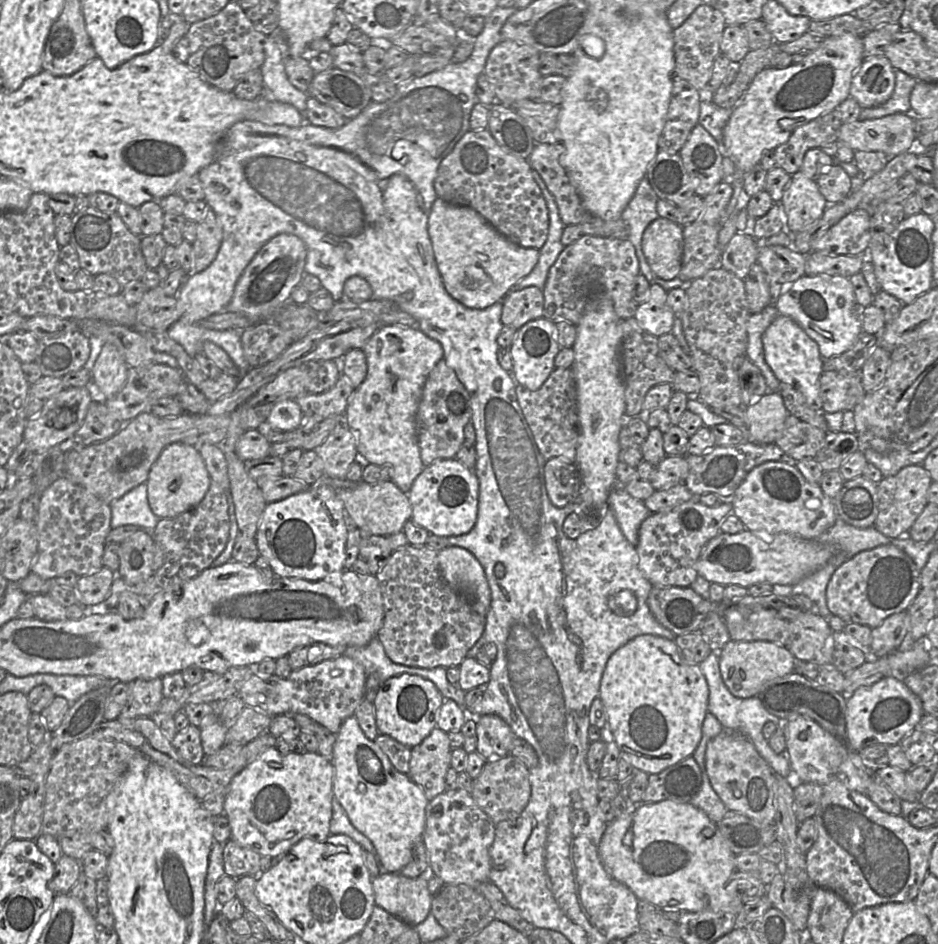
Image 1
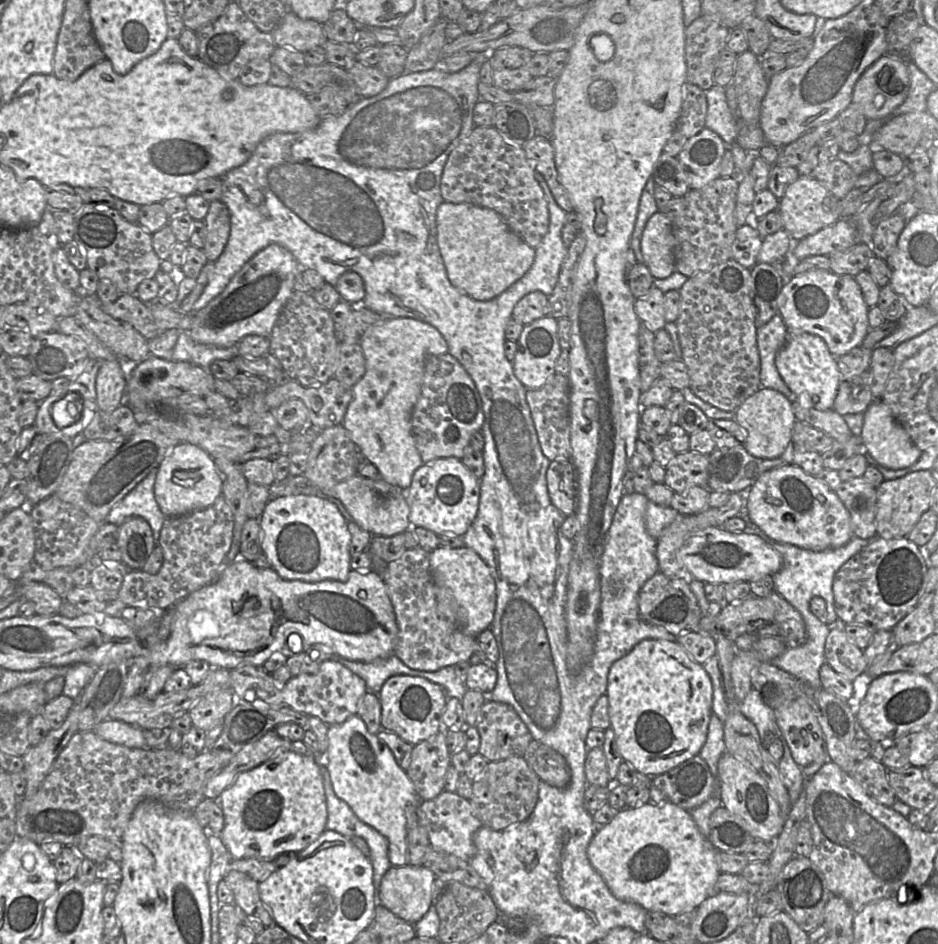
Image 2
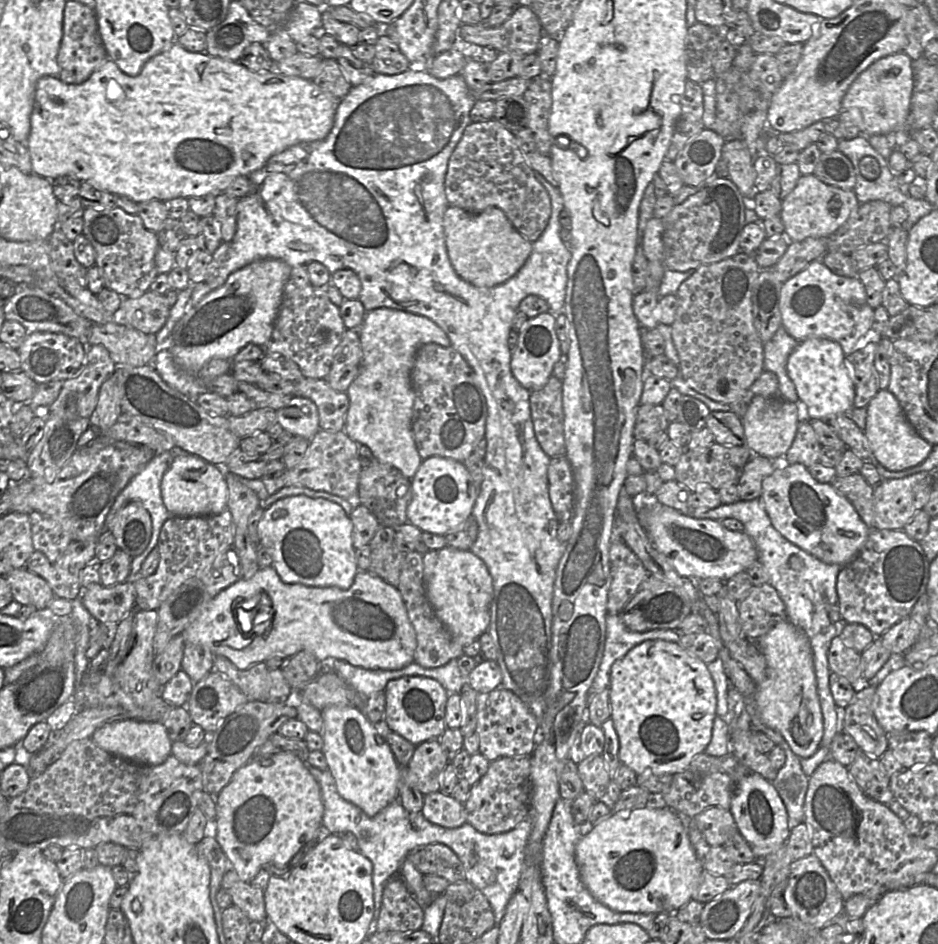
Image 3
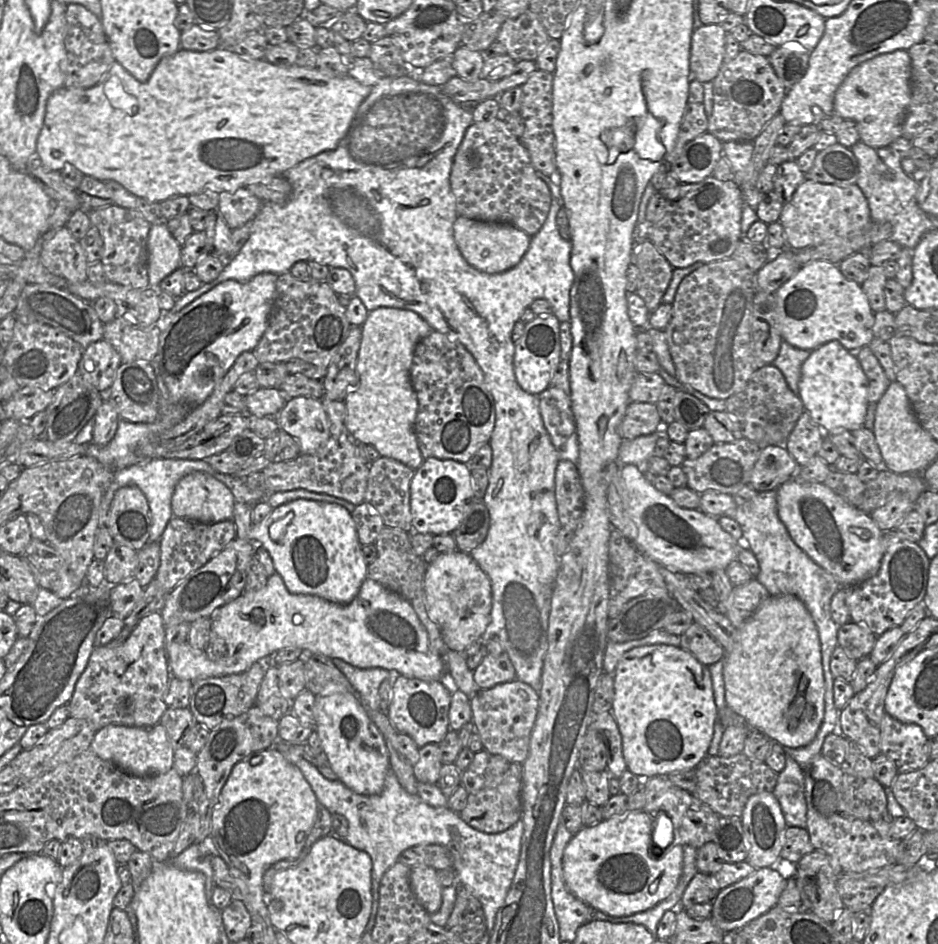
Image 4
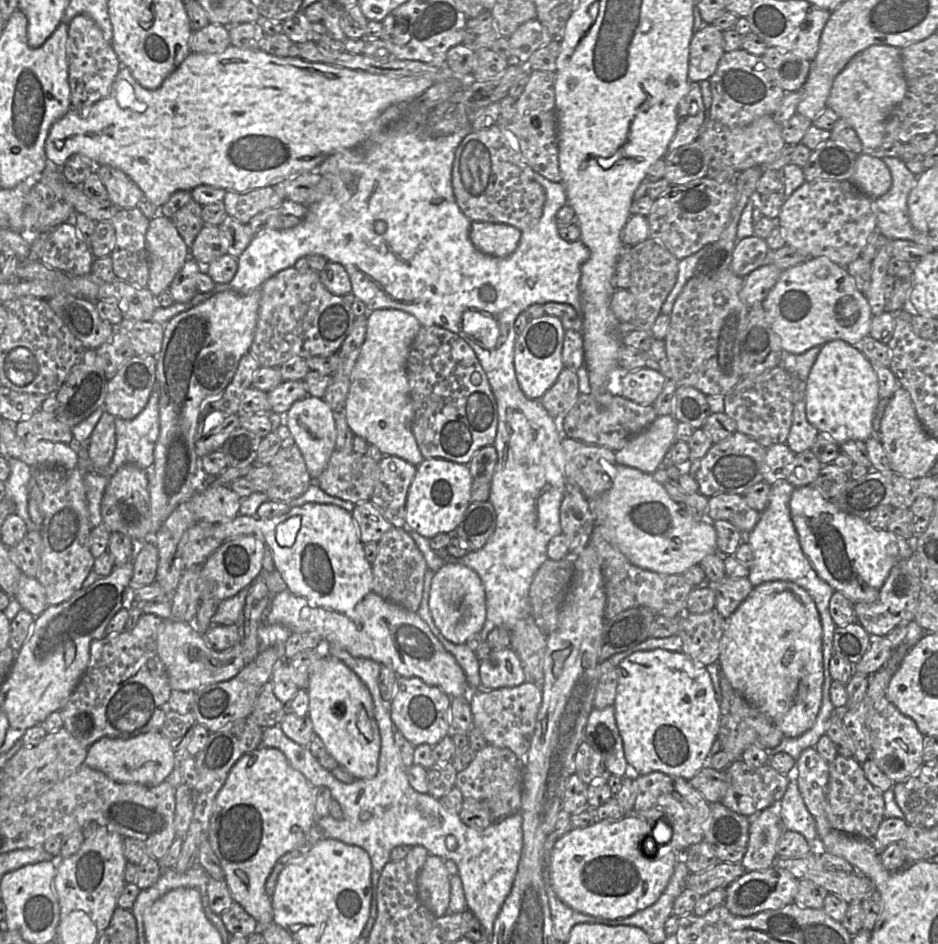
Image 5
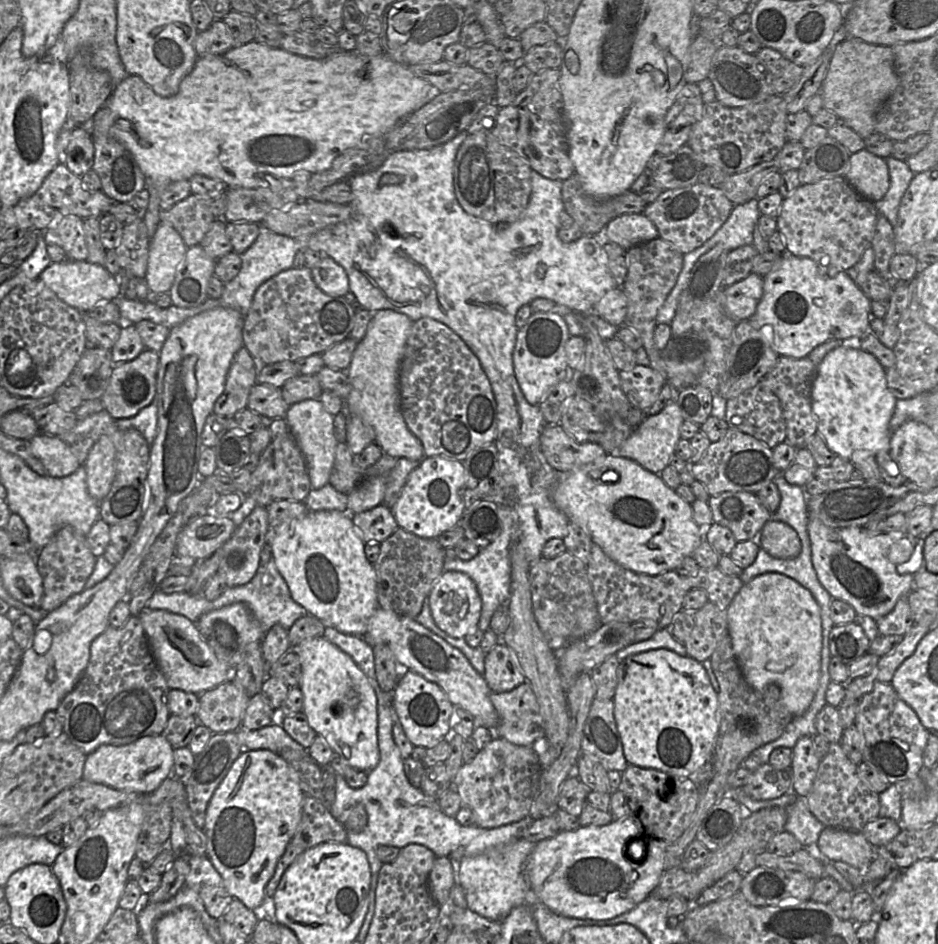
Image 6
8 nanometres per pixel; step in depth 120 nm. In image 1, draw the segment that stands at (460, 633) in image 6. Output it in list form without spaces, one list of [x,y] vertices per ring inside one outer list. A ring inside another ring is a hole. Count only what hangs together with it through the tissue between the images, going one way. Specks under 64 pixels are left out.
[[[449,545],[438,551],[437,559],[446,582],[468,599],[476,613],[486,617],[491,593],[479,561],[468,550]]]

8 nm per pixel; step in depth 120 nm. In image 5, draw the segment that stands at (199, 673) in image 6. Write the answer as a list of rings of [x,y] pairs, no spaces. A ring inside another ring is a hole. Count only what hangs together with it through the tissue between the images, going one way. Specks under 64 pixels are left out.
[[[173,619],[163,620],[158,627],[157,652],[172,690],[197,691],[208,685],[230,680],[246,665],[241,643],[224,651],[215,651],[209,647],[193,623]]]

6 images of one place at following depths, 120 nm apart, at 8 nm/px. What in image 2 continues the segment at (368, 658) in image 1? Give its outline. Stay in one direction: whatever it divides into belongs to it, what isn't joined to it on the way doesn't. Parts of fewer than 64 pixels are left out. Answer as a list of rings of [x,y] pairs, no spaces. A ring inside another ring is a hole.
[[[395,655],[385,659],[378,659],[372,663],[350,661],[342,657],[334,657],[329,660],[336,660],[347,667],[354,674],[362,678],[367,687],[367,692],[379,695],[385,681],[395,675],[409,675],[418,677],[420,670],[413,670],[407,667]]]

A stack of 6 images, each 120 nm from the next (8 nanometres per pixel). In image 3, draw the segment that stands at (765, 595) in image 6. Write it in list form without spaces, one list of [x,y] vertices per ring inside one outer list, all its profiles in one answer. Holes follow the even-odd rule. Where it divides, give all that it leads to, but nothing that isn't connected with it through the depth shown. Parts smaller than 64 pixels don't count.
[[[788,619],[754,641],[766,659],[766,678],[756,684],[752,704],[764,725],[778,732],[799,758],[813,755],[823,736],[813,654],[807,635]]]

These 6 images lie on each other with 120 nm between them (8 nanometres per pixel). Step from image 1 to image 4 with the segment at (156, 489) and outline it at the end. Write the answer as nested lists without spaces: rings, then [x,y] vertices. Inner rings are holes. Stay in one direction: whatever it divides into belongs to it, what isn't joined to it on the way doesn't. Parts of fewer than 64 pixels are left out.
[[[196,471],[176,484],[171,507],[175,517],[216,523],[232,519],[235,502],[225,484],[207,473]]]

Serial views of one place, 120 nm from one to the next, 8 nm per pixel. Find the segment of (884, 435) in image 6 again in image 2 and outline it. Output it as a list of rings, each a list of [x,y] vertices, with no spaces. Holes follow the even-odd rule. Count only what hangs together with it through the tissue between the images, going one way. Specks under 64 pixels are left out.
[[[789,332],[786,344],[775,358],[776,368],[803,407],[820,411],[833,410],[840,373],[836,358],[825,341],[817,335],[806,332]]]

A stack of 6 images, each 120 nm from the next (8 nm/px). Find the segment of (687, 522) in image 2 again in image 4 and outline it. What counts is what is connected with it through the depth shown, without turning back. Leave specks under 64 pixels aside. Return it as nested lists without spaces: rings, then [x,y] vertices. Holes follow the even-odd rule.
[[[784,445],[761,448],[749,484],[757,492],[776,490],[798,473],[799,466]]]

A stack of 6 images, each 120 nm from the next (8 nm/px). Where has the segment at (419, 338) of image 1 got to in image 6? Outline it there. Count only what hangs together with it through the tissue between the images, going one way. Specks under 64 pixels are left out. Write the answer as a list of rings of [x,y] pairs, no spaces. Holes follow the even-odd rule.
[[[391,309],[373,313],[365,337],[357,345],[347,375],[351,391],[345,400],[345,412],[359,417],[375,432],[375,443],[383,453],[395,458],[421,461],[424,449],[408,429],[400,406],[400,368],[413,322],[403,313]]]

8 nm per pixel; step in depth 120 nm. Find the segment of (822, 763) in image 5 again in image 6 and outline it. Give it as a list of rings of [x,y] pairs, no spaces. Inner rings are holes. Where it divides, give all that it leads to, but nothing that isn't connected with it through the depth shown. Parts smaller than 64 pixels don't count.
[[[801,737],[793,748],[792,790],[798,797],[805,797],[810,792],[821,761],[816,753],[813,738]]]

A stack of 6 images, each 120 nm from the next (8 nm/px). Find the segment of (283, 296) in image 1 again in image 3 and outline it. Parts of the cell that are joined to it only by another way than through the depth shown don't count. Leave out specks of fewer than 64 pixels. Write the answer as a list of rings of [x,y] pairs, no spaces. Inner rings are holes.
[[[269,258],[236,270],[222,286],[208,293],[195,306],[188,307],[161,347],[189,374],[197,374],[212,359],[232,360],[249,343],[264,348],[271,338],[291,269],[284,261]]]

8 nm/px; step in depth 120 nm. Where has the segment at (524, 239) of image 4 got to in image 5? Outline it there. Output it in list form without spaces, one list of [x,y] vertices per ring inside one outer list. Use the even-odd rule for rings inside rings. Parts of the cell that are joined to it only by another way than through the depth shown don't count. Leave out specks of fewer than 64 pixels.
[[[472,222],[469,236],[480,252],[505,258],[518,247],[521,231],[512,225],[503,223]]]

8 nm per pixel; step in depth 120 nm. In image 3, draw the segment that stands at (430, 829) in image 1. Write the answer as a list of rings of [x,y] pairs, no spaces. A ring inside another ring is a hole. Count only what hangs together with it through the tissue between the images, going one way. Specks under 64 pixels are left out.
[[[440,791],[424,796],[422,814],[430,823],[444,828],[458,828],[467,823],[464,804]]]

